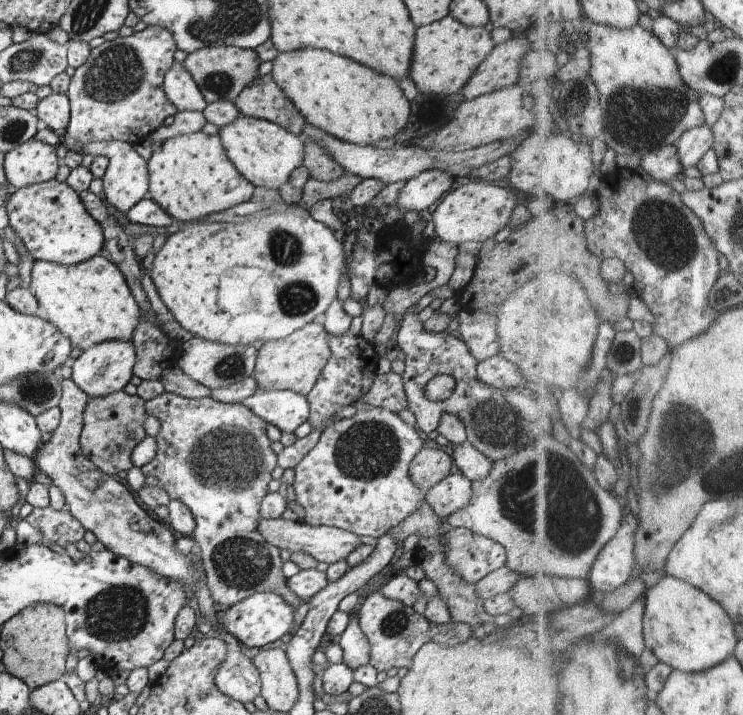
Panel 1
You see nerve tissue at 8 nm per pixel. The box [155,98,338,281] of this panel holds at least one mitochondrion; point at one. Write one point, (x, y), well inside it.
(285, 248)

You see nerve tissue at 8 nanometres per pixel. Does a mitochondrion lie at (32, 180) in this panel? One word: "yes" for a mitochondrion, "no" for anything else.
no

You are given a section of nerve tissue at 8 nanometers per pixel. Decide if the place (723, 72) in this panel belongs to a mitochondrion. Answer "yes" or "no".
yes

